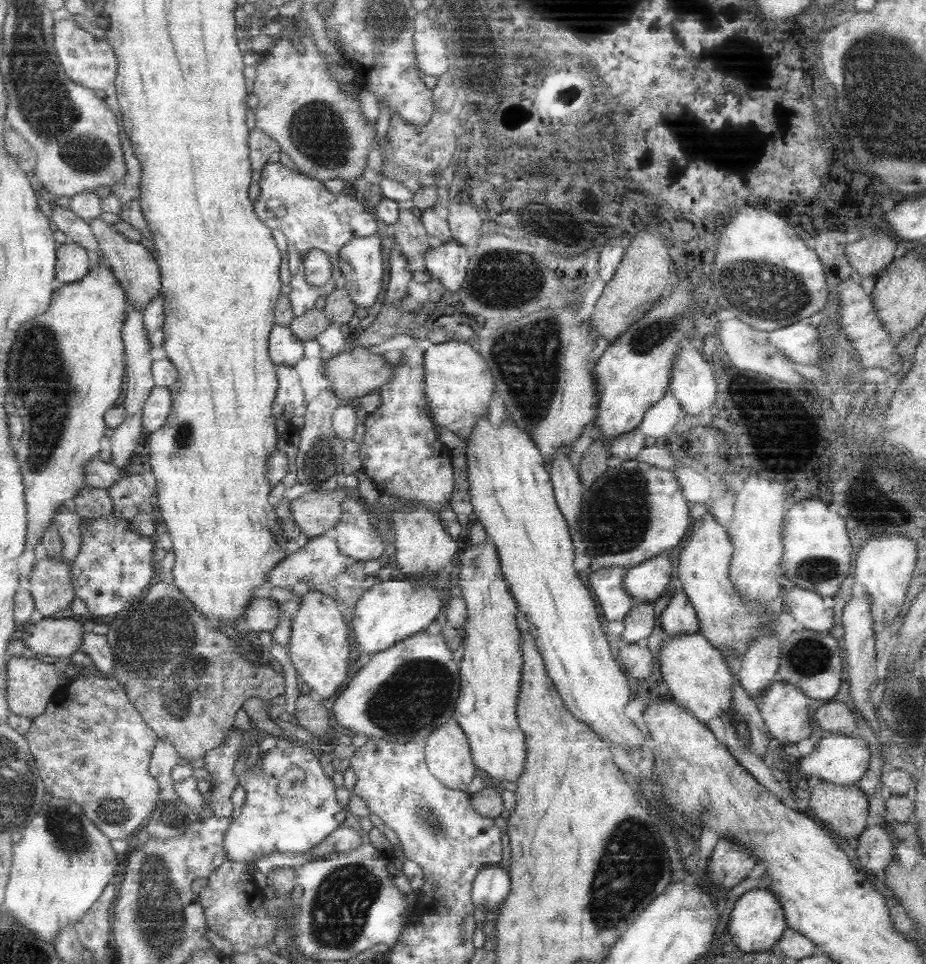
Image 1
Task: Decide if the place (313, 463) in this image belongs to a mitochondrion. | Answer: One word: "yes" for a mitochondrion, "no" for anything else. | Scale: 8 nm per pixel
yes

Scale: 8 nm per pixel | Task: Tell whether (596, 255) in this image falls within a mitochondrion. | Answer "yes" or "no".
no

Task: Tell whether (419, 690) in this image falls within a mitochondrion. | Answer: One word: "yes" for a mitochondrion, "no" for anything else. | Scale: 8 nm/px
yes

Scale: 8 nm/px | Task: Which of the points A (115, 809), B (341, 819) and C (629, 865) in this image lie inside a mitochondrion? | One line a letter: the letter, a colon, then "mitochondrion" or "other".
A: mitochondrion
B: other
C: mitochondrion

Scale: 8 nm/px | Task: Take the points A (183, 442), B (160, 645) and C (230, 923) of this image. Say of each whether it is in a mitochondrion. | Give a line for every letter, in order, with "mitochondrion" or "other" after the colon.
A: mitochondrion
B: mitochondrion
C: other

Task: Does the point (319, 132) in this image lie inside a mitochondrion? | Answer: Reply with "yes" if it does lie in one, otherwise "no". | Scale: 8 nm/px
yes

